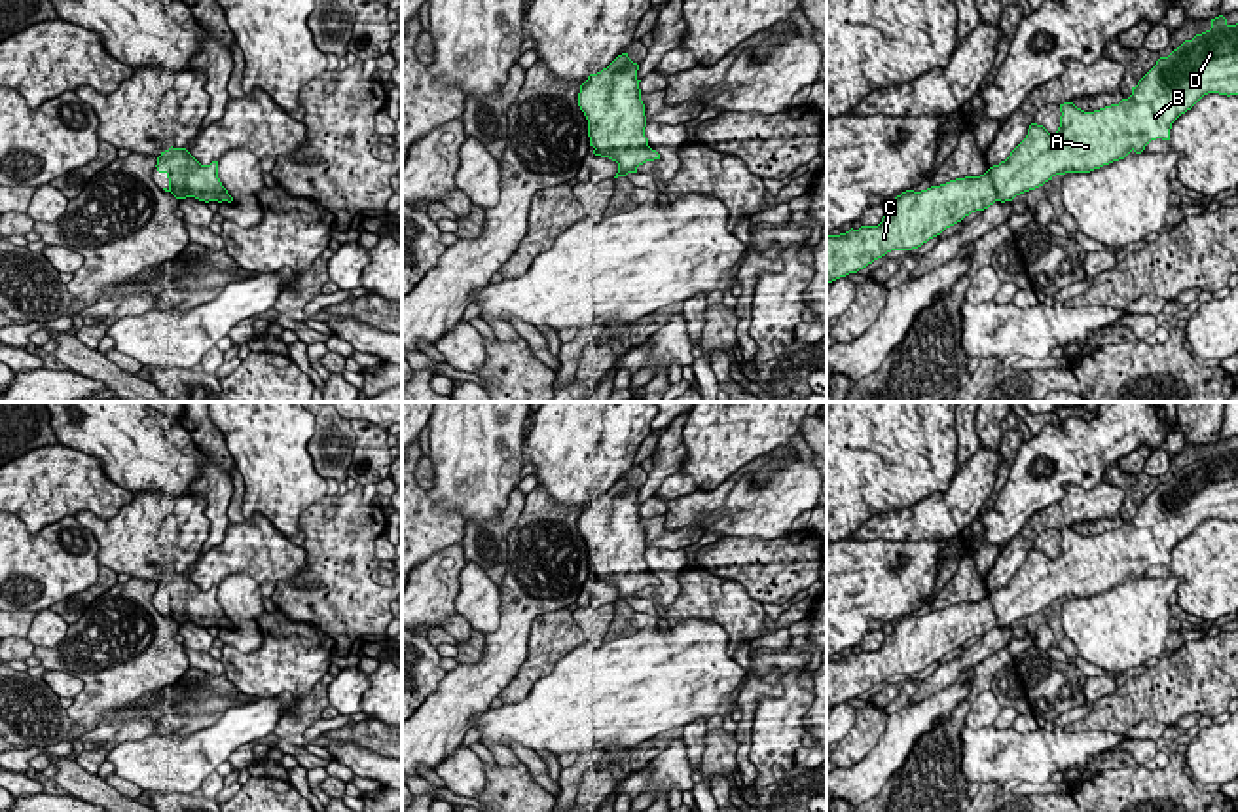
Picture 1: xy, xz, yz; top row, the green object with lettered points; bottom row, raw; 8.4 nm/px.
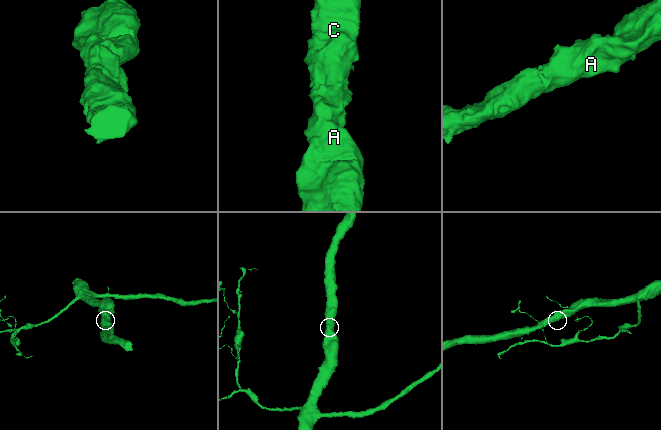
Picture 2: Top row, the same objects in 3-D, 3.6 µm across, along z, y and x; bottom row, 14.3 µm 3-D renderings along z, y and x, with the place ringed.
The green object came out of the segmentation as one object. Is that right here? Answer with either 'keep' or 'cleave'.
keep

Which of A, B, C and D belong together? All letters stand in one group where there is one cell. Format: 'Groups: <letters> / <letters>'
Groups: A B C D

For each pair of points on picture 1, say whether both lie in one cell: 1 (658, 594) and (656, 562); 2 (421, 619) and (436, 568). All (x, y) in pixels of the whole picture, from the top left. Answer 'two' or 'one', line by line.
1: one
2: one

